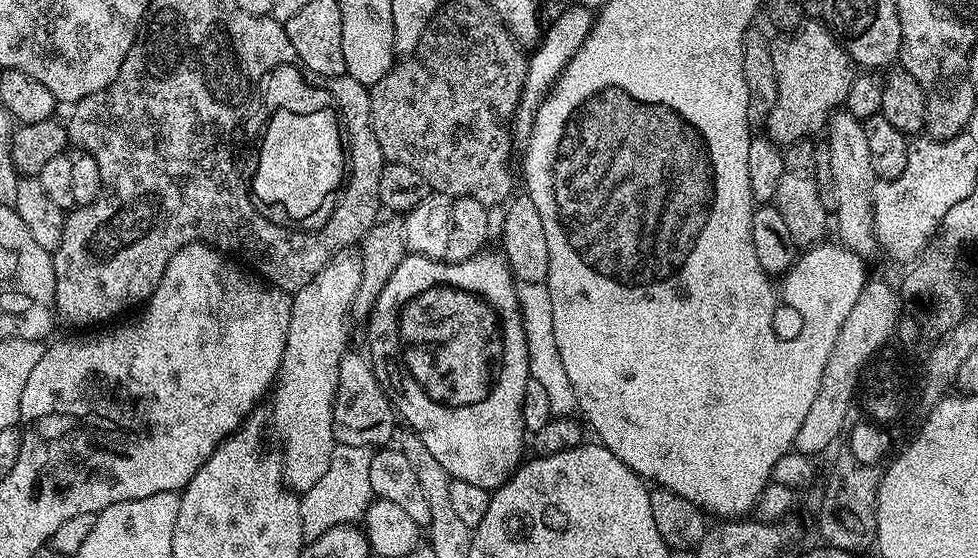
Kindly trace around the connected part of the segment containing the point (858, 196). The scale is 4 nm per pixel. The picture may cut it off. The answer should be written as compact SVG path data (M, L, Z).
M837 110L832 113L826 125L826 142L830 146L830 167L834 174L834 194L836 195L836 211L834 213L834 228L840 231L839 243L856 252L861 258L868 258L872 251L877 251L876 226L872 217L872 190L878 183L874 174L874 166L870 166L870 149L866 142L866 130L863 123L854 118L847 110Z

